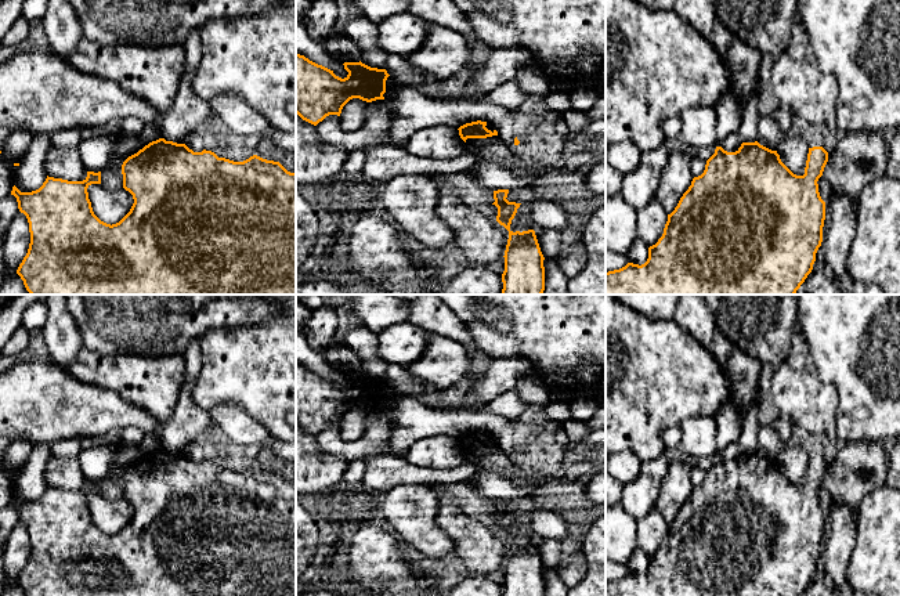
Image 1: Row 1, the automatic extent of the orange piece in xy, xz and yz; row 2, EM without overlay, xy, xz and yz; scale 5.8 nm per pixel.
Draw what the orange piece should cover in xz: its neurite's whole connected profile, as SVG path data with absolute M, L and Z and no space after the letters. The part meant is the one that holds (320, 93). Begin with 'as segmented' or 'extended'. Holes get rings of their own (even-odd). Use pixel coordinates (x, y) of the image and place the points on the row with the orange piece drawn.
as segmented | M296 54L296 113L317 126L329 115L340 116L353 98L366 102L384 100L386 69L359 62L344 62L348 75L341 79L333 71Z

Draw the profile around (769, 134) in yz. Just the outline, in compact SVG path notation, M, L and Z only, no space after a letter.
M773 115L758 118L756 141L760 145L776 151L782 140L784 131L780 129Z

